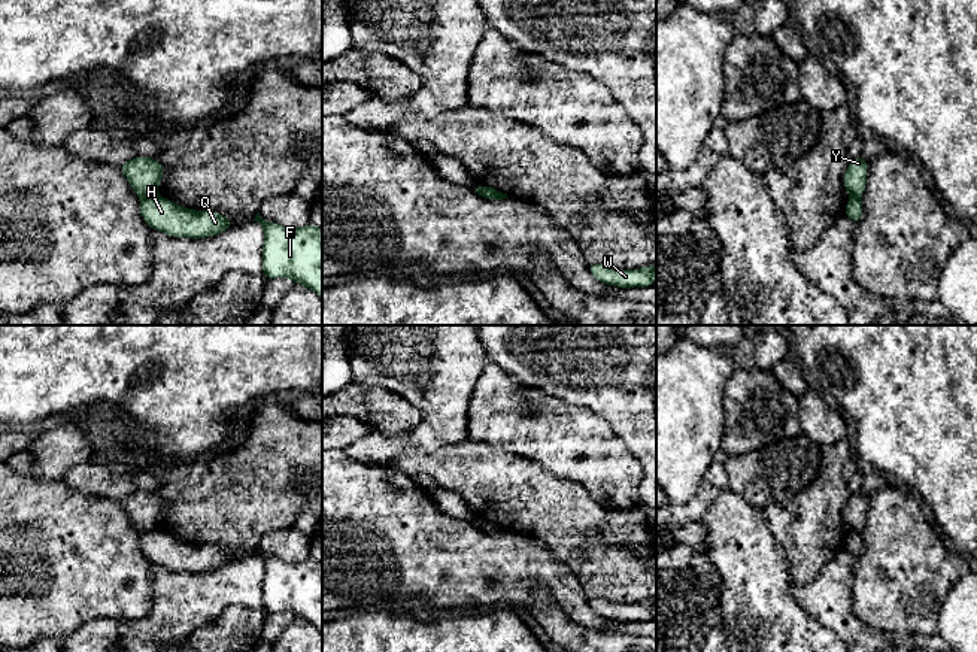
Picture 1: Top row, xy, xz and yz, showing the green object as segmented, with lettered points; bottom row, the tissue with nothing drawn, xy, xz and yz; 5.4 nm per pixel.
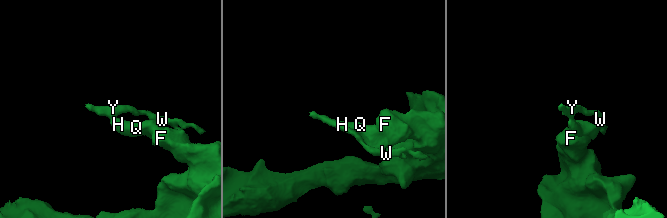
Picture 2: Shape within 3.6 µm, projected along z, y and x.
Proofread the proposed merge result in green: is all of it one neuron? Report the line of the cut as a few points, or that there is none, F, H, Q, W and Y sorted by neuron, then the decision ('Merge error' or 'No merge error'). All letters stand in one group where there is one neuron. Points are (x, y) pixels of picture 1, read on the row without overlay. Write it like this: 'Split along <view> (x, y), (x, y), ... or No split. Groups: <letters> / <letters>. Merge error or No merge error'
Split along xy (155, 527), (140, 534). Groups: F H Q / W Y. Merge error

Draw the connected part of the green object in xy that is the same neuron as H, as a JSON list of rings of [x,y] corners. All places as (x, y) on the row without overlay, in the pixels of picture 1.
[[[157,528],[140,534],[140,549],[148,561],[173,571],[206,573],[233,561],[218,546],[186,543]]]

